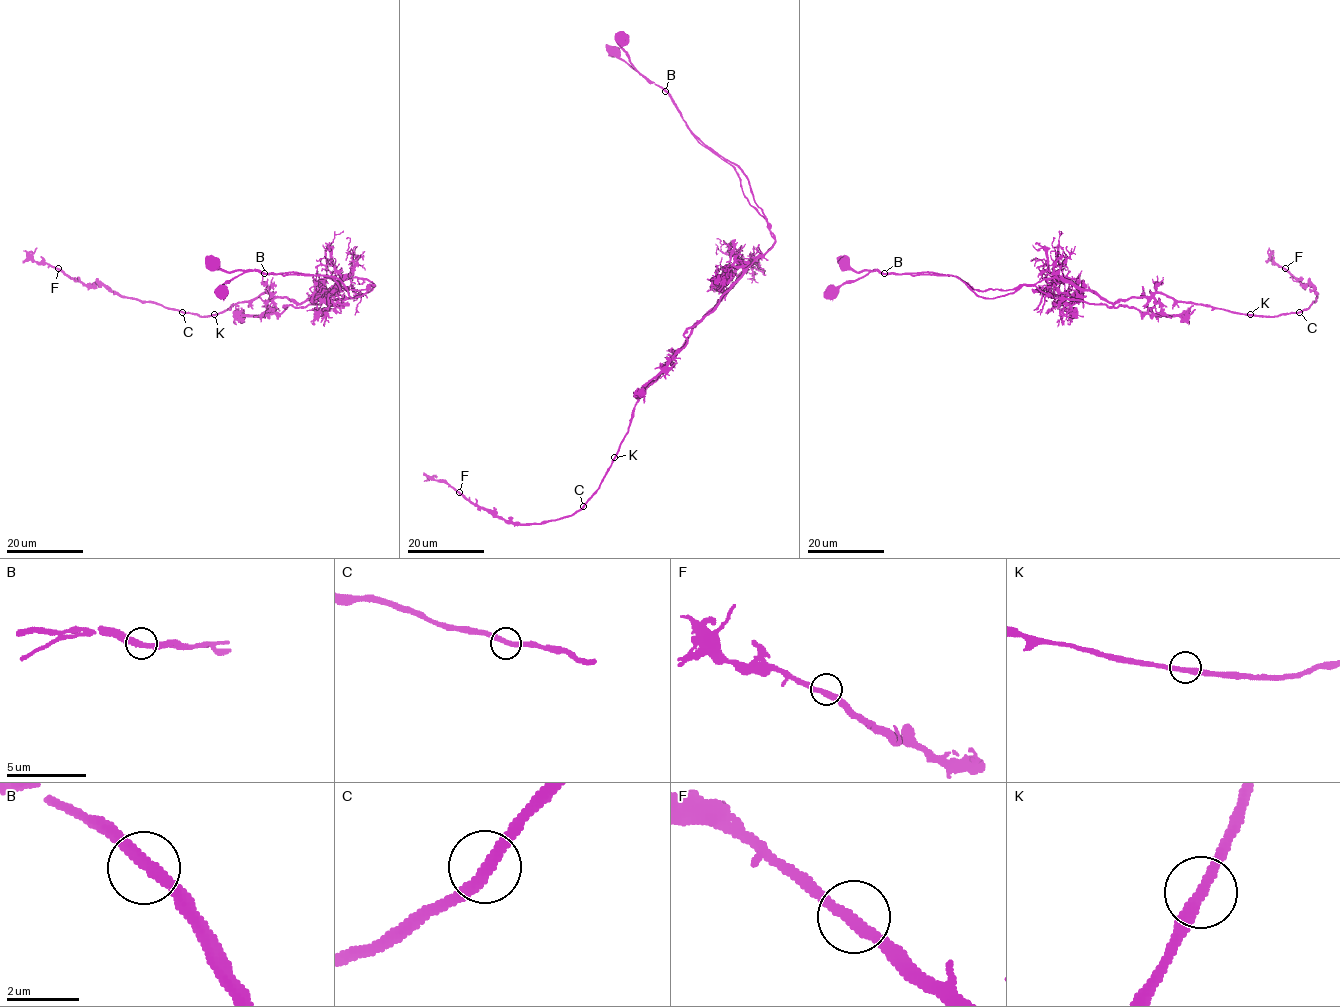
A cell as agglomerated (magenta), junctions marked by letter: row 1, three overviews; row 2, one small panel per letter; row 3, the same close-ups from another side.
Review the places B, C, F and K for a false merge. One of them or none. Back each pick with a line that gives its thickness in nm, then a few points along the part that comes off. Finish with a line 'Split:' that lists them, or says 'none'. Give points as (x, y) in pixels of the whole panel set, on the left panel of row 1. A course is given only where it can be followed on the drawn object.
B: Thickness 320 nm. Course of the part to remove: (265, 273), (334, 276), (353, 298), (374, 286), (358, 297), (286, 305), (280, 313), (243, 315), (239, 305)
Split: B

